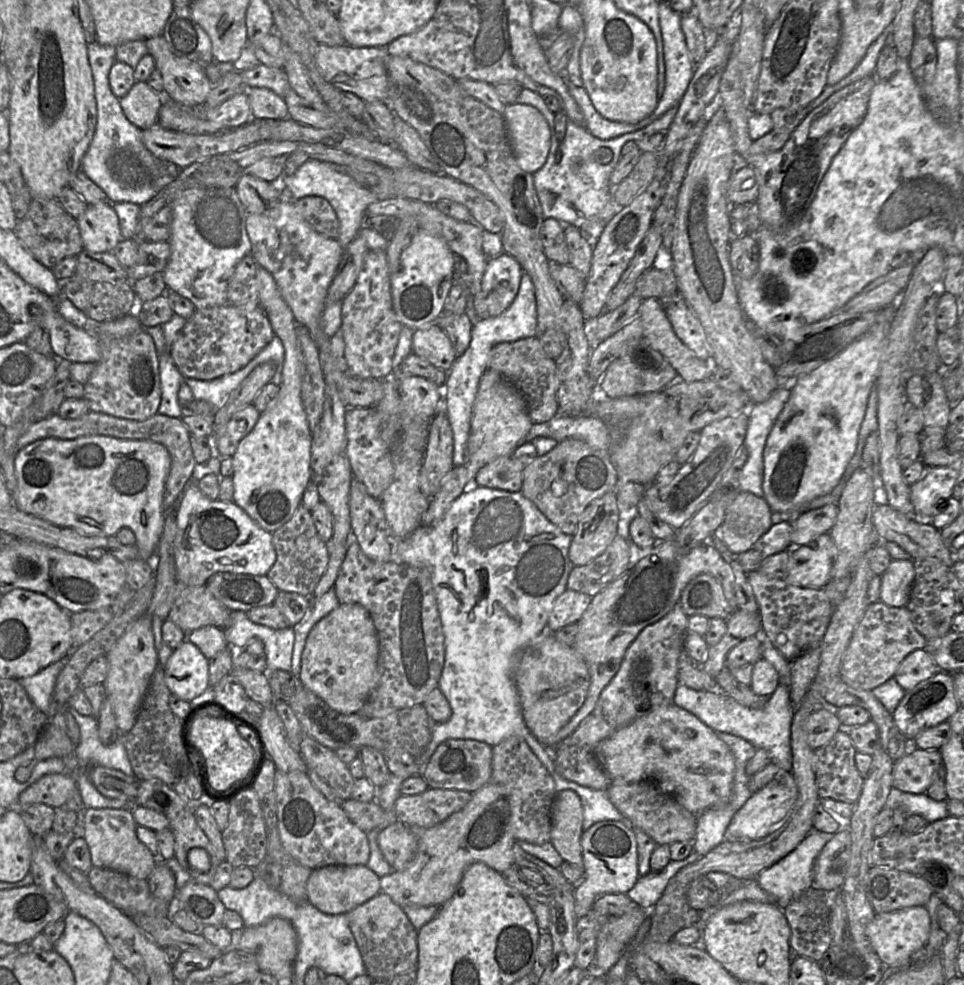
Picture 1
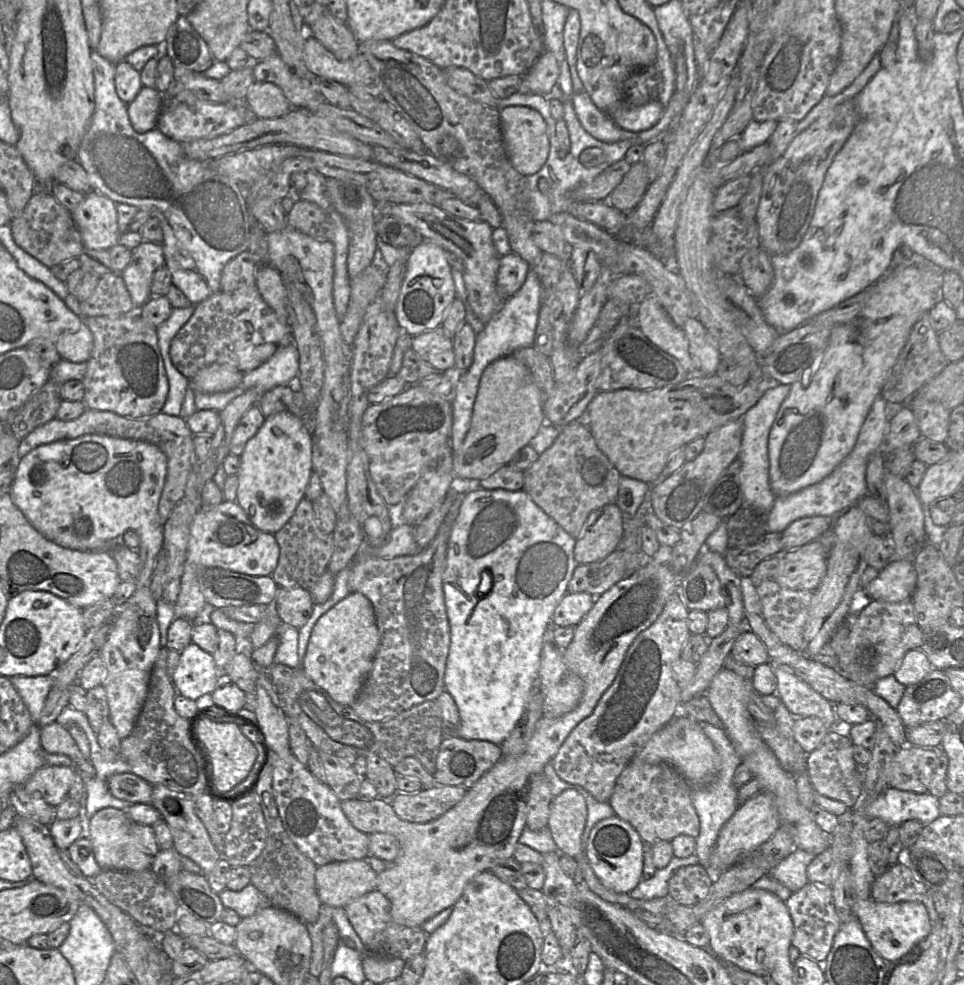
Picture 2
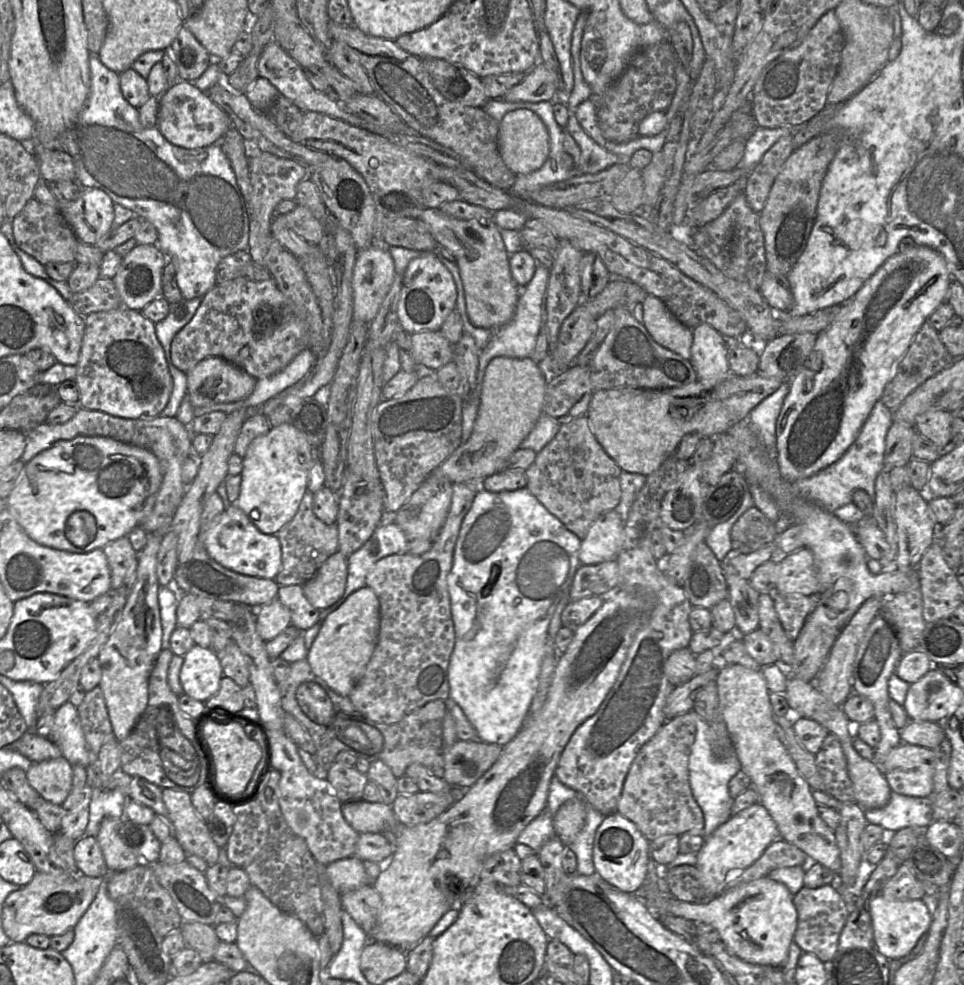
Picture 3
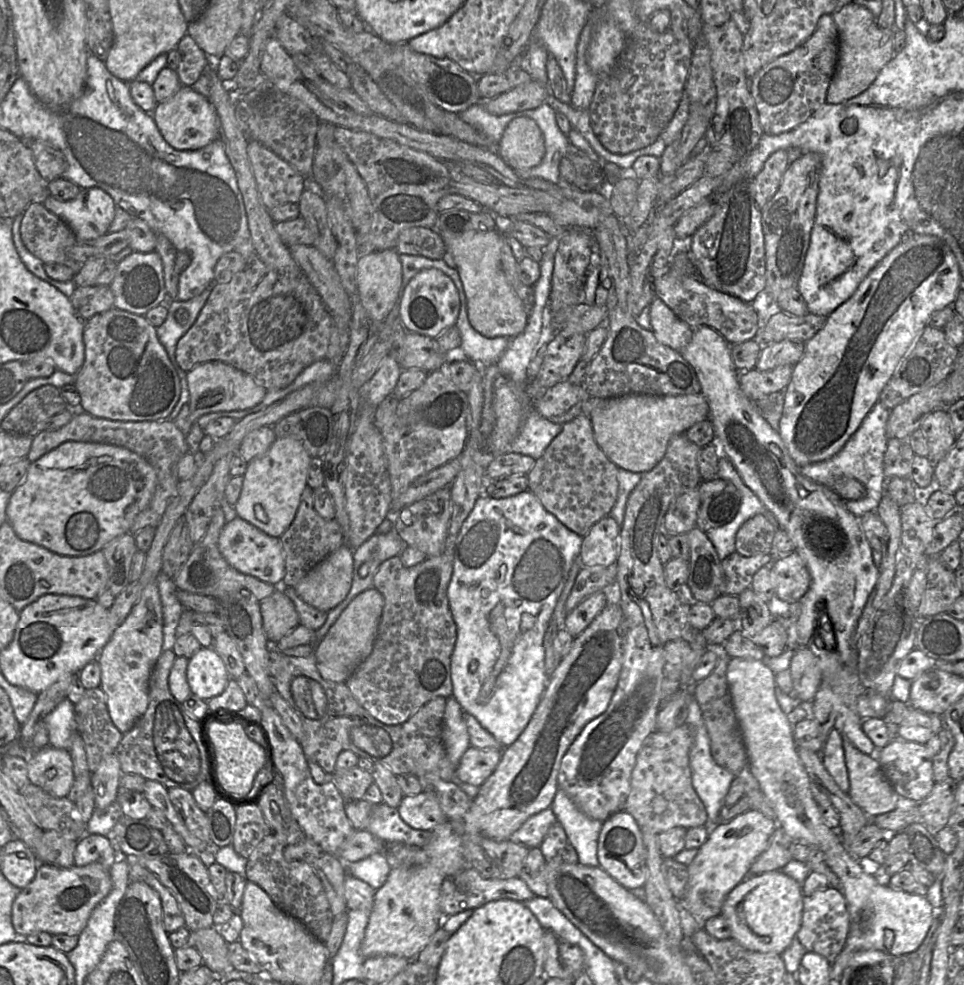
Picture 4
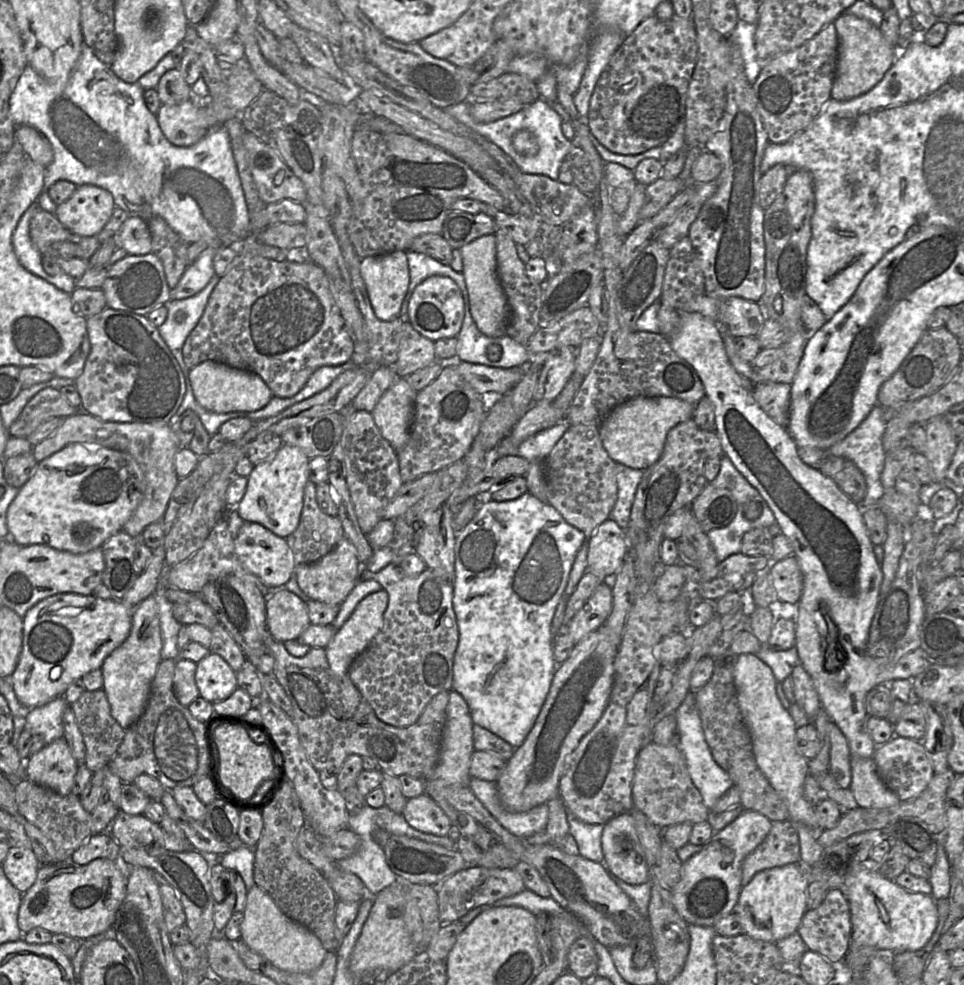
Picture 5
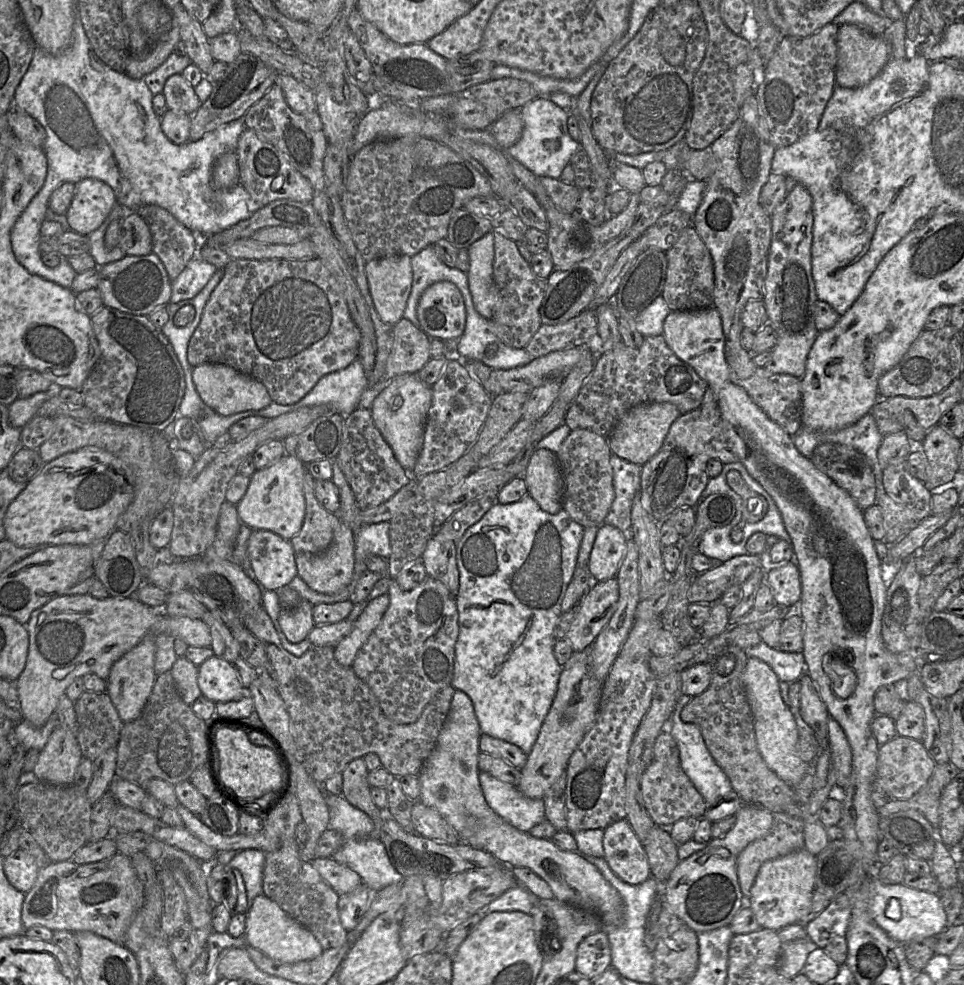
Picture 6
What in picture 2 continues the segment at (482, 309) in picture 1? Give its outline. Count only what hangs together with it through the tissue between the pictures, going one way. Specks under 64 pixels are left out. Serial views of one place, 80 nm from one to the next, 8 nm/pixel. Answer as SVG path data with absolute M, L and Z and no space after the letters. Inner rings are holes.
M509 253L500 258L496 288L504 301L522 287L530 269L529 263L516 253Z

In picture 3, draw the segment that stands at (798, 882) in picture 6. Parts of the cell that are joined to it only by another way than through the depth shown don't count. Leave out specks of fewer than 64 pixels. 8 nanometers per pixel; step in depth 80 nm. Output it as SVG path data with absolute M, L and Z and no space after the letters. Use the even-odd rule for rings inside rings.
M763 876L726 889L708 901L689 903L670 897L667 914L712 925L731 955L749 963L782 968L797 928L793 897L785 884Z

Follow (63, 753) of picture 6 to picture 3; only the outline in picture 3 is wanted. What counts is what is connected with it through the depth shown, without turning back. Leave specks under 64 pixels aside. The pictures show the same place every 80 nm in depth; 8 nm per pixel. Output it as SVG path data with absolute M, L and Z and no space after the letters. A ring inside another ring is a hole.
M64 756L36 762L26 772L27 781L46 801L61 805L72 789L72 766Z

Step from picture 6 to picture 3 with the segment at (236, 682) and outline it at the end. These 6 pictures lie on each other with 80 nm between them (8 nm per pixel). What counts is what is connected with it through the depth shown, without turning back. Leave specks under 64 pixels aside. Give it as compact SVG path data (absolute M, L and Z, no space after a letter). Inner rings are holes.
M194 645L183 657L180 670L183 694L207 701L218 692L224 676L217 654L211 648Z

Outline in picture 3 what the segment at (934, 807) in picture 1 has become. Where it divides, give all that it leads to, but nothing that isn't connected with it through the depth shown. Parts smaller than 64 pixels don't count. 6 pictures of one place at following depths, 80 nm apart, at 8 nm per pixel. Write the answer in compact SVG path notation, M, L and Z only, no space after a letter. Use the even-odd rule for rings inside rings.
M892 792L890 801L886 806L867 809L864 811L864 814L868 823L881 826L888 835L906 827L926 829L933 822L932 797L912 797Z

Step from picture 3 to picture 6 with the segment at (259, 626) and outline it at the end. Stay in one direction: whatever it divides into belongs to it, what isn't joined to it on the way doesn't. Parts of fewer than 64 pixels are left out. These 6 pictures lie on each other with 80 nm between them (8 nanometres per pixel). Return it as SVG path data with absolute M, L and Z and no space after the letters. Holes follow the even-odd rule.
M302 601L296 608L281 610L278 624L282 633L291 643L298 643L307 639L315 626L312 616L313 605Z

